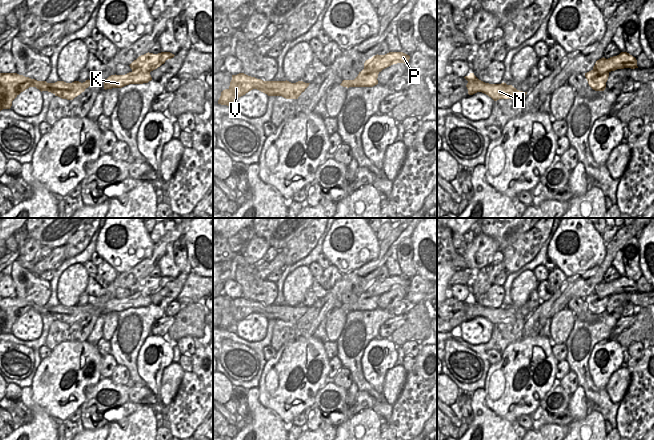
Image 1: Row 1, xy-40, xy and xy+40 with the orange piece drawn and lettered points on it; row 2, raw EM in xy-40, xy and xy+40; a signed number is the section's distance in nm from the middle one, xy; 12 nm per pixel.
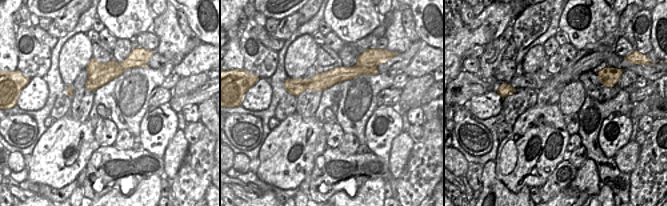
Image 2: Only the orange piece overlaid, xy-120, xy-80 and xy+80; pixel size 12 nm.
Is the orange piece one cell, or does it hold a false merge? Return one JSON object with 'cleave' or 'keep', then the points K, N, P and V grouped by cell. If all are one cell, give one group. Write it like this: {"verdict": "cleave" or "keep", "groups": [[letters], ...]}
{"verdict": "cleave", "groups": [["K", "N", "V"], ["P"]]}

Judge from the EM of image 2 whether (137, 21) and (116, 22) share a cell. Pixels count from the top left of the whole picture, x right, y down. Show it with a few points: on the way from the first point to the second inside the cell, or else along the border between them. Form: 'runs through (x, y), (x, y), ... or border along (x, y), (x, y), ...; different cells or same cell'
runs through (132, 21), (121, 21); same cell

